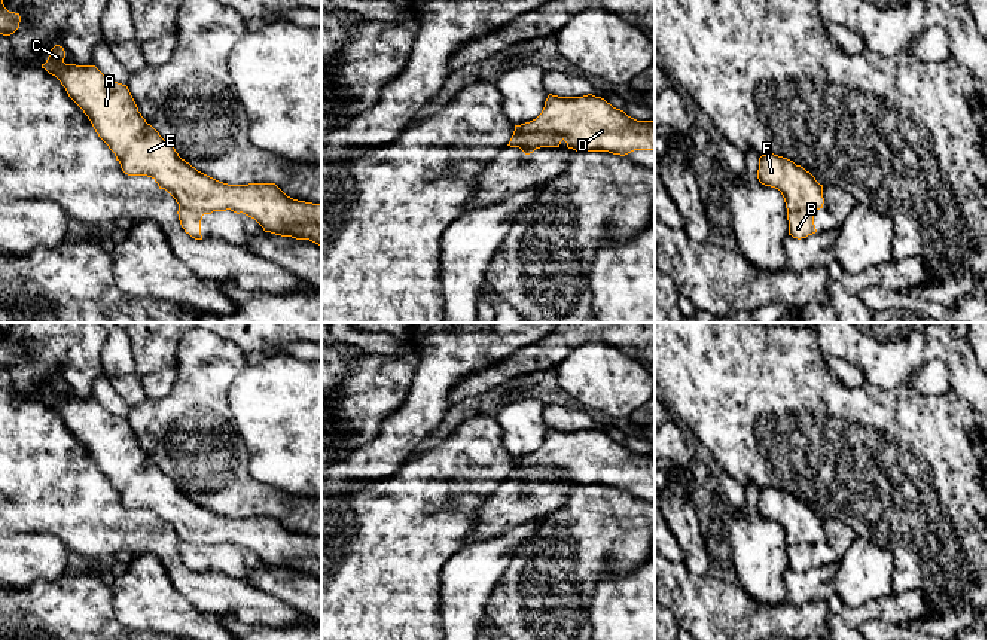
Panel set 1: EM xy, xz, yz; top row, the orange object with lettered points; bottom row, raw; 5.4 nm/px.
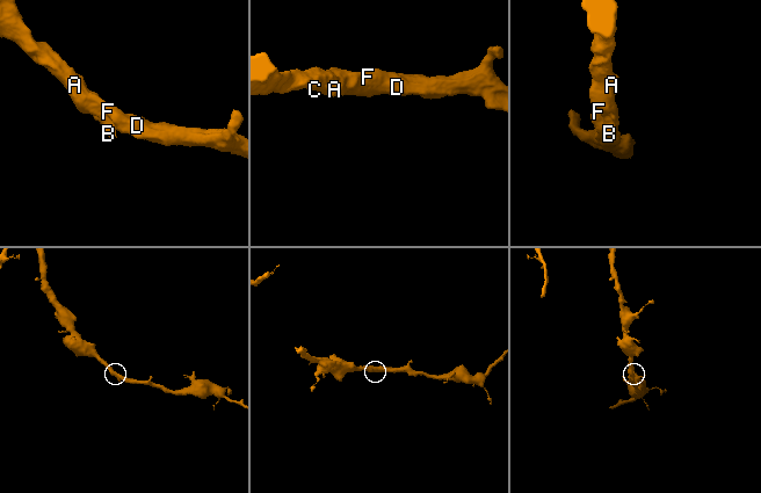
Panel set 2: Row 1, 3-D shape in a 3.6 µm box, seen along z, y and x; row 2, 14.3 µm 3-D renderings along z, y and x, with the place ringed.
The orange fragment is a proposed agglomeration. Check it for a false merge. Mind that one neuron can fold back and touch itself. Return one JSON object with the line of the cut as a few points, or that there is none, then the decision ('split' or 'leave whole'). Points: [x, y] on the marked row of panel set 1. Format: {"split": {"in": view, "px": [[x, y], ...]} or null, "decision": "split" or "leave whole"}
{"split": {"in": "xy", "px": [[179, 204], [188, 209], [209, 209], [212, 212]]}, "decision": "split"}

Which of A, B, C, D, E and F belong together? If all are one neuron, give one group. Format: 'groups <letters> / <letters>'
groups A C D E F / B

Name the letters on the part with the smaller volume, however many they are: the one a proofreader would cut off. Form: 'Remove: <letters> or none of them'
Remove: B

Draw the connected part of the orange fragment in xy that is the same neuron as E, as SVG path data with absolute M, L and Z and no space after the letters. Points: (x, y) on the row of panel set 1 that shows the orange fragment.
M55 45L42 68L55 76L68 97L83 110L125 174L152 177L180 207L210 211L235 210L254 219L265 232L309 240L321 246L321 204L293 199L275 183L228 185L198 171L146 122L126 85L106 77L95 65L65 64L64 58L64 48Z

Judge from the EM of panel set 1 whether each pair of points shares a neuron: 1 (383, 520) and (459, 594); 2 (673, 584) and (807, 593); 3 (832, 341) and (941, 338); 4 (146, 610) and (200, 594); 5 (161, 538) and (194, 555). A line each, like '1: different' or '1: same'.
1: different
2: different
3: same
4: different
5: different

